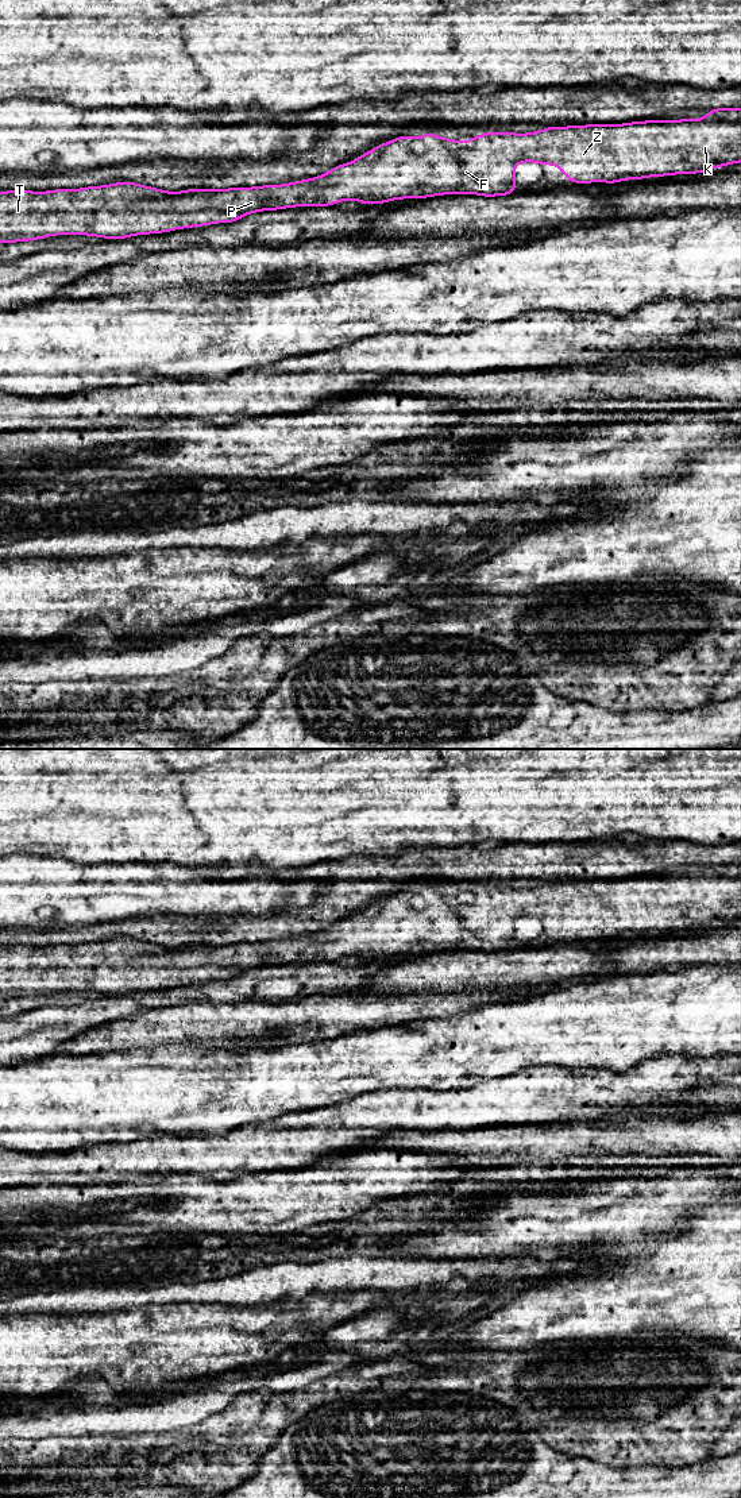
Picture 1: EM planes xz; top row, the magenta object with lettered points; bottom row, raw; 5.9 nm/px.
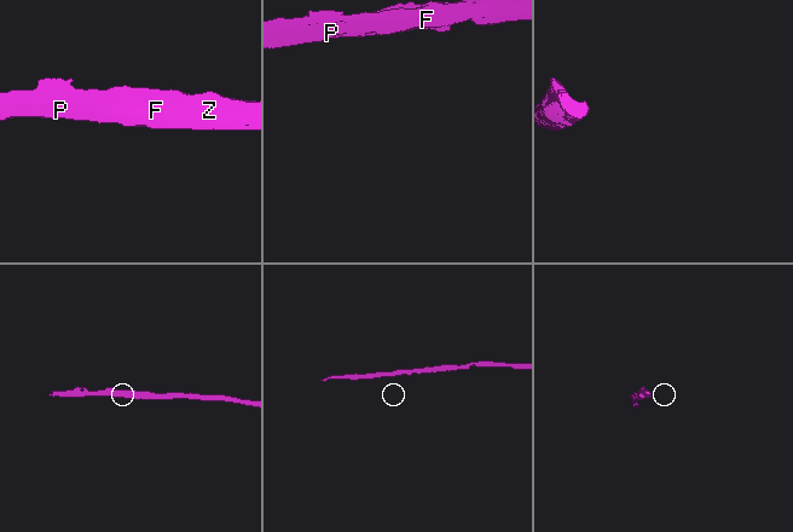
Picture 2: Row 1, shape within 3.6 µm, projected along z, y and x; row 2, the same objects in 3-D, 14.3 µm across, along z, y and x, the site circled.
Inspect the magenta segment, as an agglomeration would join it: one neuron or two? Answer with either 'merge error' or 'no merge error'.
no merge error

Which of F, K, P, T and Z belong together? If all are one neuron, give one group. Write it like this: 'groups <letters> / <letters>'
groups F K P T Z

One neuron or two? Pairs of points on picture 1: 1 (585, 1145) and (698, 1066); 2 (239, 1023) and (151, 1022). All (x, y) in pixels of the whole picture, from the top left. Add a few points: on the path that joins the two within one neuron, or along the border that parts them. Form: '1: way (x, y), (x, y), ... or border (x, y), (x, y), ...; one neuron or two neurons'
1: border (653, 1114), (625, 1118), (590, 1118); two neurons
2: way (217, 1023), (173, 1023); one neuron

